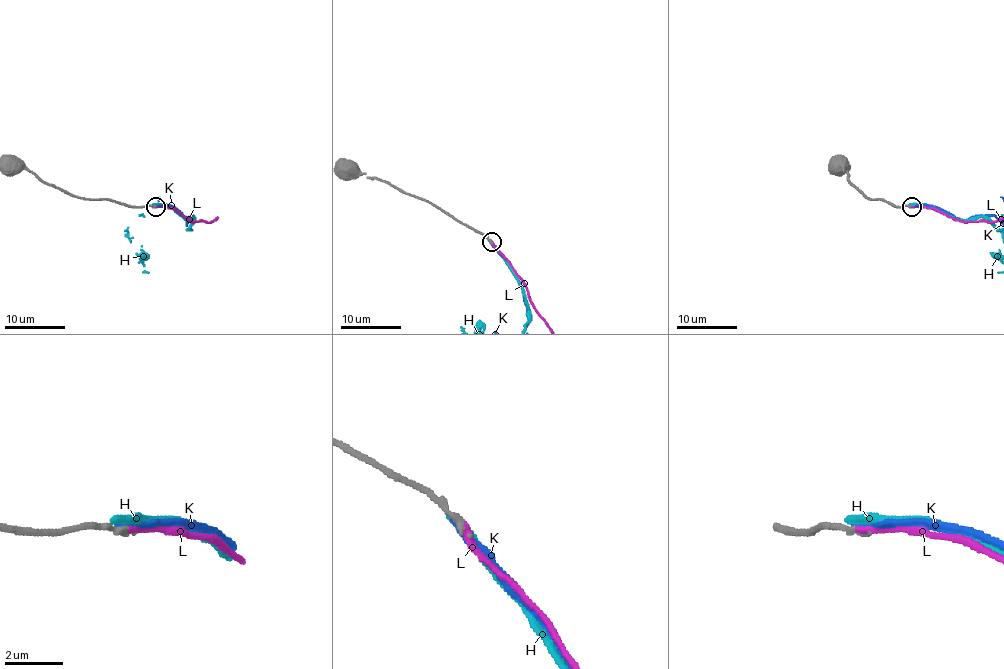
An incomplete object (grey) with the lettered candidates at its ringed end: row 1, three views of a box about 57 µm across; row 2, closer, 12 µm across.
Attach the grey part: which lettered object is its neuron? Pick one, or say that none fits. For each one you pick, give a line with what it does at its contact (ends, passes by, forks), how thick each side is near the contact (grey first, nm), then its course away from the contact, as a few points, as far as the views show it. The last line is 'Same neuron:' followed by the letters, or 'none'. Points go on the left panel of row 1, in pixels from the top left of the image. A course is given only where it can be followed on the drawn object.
L: it ends there; 220 nm thick on the grey side, 220 nm on the other
Same neuron: L

